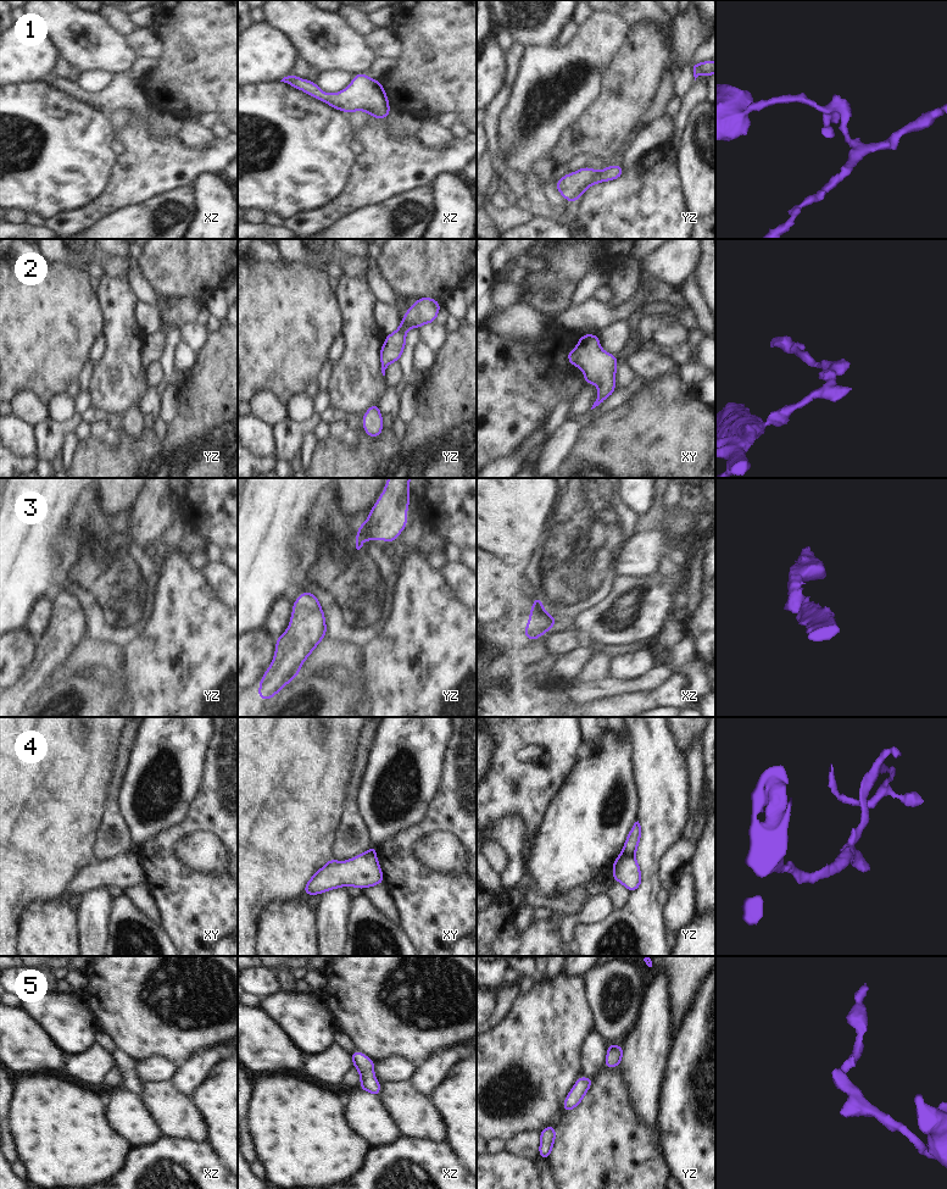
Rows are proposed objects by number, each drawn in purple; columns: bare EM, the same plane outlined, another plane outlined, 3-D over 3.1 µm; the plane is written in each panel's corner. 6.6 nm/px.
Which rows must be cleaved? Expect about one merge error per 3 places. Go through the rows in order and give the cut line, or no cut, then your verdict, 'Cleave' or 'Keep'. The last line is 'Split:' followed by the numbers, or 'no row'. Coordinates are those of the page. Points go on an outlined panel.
1: No split. Keep
2: No split. Keep
3: No split. Keep
4: Split along yz (622, 853), (634, 857). Cleave
5: No split. Keep
Split: 4

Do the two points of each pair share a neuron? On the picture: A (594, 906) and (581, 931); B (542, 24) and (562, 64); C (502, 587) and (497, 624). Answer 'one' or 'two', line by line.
A: two
B: two
C: one

